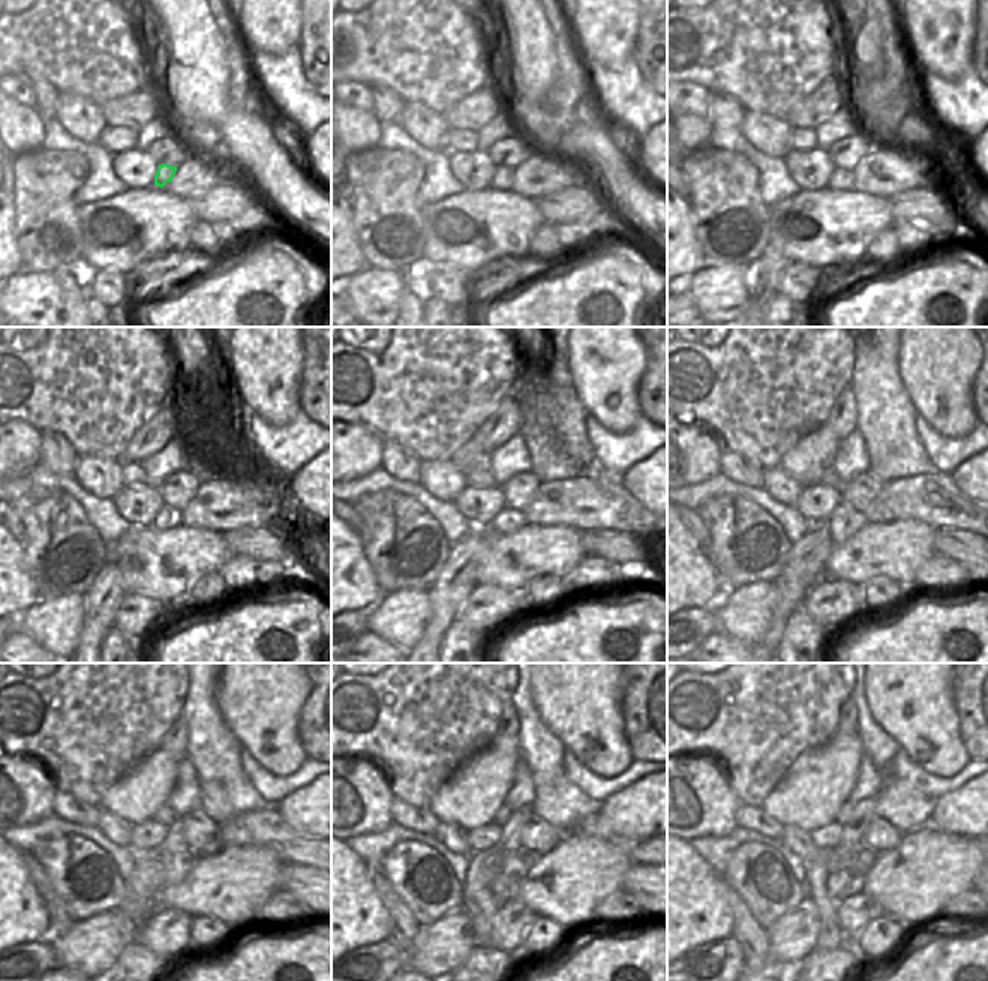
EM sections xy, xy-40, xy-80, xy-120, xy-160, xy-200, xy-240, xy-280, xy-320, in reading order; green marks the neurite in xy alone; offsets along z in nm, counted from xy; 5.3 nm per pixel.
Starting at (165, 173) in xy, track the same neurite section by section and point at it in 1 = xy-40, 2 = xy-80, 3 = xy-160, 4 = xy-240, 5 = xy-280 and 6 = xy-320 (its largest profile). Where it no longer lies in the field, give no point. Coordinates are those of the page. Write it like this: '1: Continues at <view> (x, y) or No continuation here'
1: Continues at xy-40 (501, 180)
2: Continues at xy-80 (840, 179)
3: Continues at xy-160 (508, 521)
4: Continues at xy-240 (179, 867)
5: Continues at xy-280 (505, 885)
6: Continues at xy-320 (840, 885)

